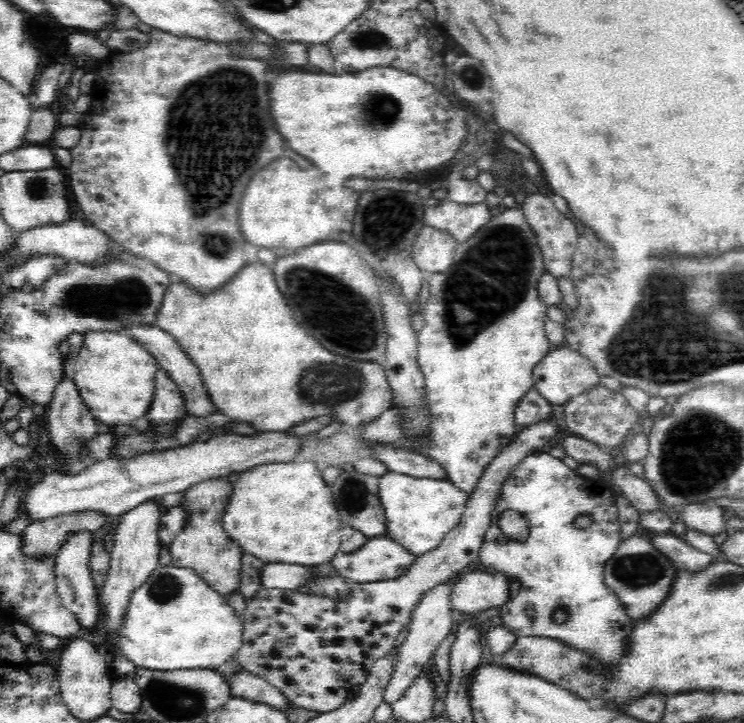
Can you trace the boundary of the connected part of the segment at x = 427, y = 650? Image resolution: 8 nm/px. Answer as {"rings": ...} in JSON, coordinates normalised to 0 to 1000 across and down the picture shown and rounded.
{"rings":[[[621,791],[618,794],[613,793],[599,805],[591,806],[589,811],[571,819],[556,842],[556,849],[554,849],[551,863],[548,864],[548,877],[539,895],[536,895],[532,924],[530,924],[530,929],[515,960],[515,971],[520,971],[522,975],[526,976],[528,971],[532,971],[556,946],[556,941],[574,927],[586,896],[605,877],[608,863],[610,863],[608,846],[612,842],[612,815],[614,802],[620,795]]]}

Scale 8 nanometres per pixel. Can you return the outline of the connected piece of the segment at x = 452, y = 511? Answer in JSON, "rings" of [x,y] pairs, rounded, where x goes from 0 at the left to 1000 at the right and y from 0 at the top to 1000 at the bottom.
{"rings":[[[524,651],[509,658],[508,680],[517,707],[520,741],[559,768],[591,755],[599,739],[618,722],[630,689],[599,663],[562,661]]]}

